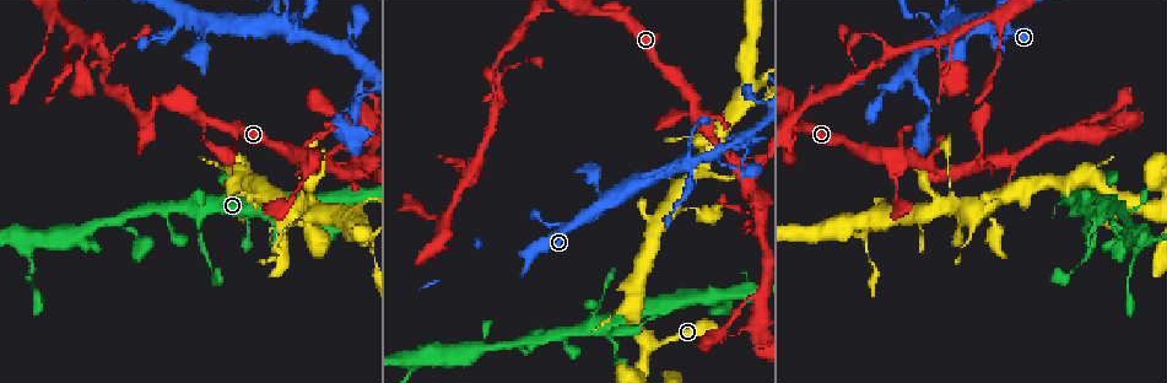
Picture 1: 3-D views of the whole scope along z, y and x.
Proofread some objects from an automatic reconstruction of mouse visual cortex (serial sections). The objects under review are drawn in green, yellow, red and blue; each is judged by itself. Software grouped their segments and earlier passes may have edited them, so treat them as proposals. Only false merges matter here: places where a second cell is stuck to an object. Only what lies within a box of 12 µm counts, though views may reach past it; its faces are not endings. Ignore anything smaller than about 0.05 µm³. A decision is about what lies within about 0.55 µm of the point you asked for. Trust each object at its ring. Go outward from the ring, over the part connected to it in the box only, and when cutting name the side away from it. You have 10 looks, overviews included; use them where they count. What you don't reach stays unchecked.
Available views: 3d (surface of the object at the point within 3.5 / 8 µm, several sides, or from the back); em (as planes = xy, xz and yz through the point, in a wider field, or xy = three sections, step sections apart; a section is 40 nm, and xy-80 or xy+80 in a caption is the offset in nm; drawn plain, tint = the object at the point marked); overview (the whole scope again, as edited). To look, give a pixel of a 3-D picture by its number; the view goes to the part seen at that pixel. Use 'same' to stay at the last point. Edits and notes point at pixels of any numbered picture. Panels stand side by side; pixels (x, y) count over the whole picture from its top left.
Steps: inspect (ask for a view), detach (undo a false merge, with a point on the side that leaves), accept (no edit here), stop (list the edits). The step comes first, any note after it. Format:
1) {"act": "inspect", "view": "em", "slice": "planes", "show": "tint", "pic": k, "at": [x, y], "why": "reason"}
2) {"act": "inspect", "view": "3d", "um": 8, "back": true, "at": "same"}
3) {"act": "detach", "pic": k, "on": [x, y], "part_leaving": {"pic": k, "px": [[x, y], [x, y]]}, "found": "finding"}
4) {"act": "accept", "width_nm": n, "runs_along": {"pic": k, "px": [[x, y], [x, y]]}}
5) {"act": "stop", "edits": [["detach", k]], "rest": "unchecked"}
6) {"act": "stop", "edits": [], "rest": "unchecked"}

{"act": "inspect", "view": "3d", "um": 3.5, "pic": 1, "at": [663, 309], "why": "sharp bend"}

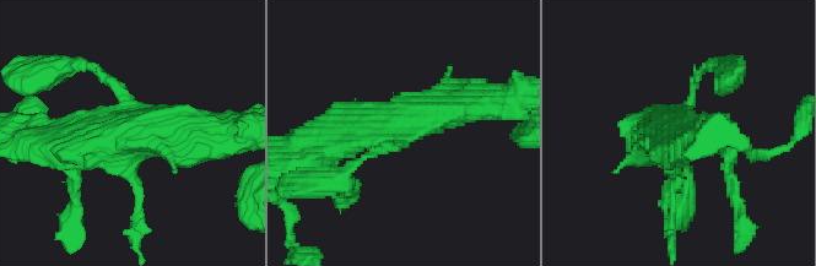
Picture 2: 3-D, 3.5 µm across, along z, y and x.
{"act": "inspect", "view": "em", "slice": "xy", "step": 1, "show": "tint", "pic": 2, "at": [404, 131]}

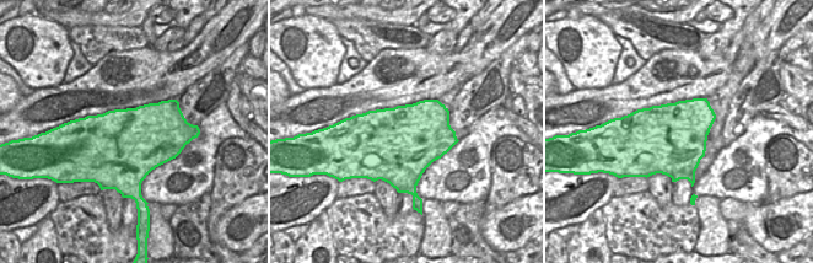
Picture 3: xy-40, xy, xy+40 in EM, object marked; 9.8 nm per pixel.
{"act": "accept", "found": "one cell here"}

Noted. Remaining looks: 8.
{"act": "inspect", "view": "3d", "um": 3.5, "pic": 1, "at": [948, 176], "why": "thin neck"}

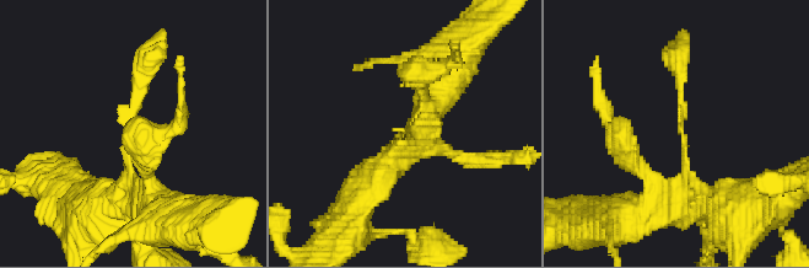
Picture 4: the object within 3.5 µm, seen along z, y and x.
{"act": "inspect", "view": "em", "slice": "planes", "show": "tint", "pic": 4, "at": [683, 130], "why": "shape alone is not enough"}

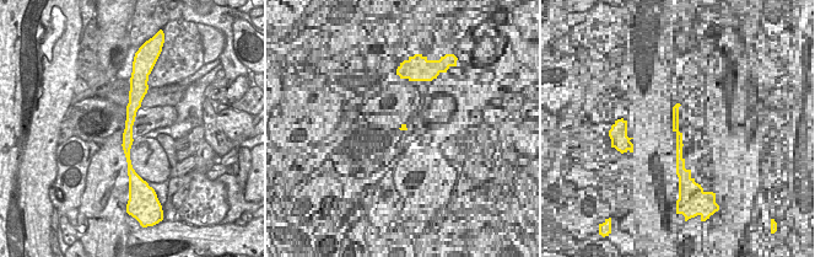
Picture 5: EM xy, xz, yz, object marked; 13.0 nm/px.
{"act": "accept", "runs_along": {"pic": 4, "px": [[704, 207], [685, 173], [675, 57]]}, "found": "all the same cell"}

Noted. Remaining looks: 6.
{"act": "inspect", "view": "3d", "um": 3.5, "pic": 1, "at": [193, 15], "why": "sharp bend"}

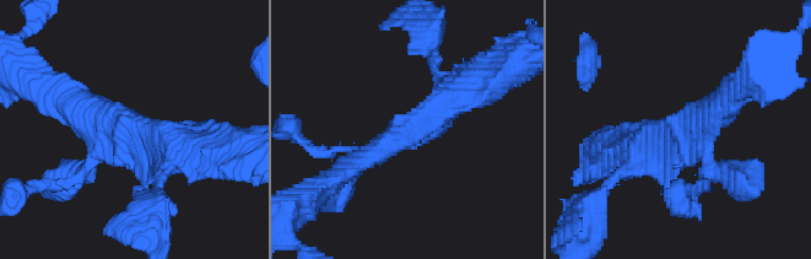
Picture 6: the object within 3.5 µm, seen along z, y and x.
{"act": "inspect", "view": "em", "slice": "planes", "show": "tint", "pic": 6, "at": [136, 131]}

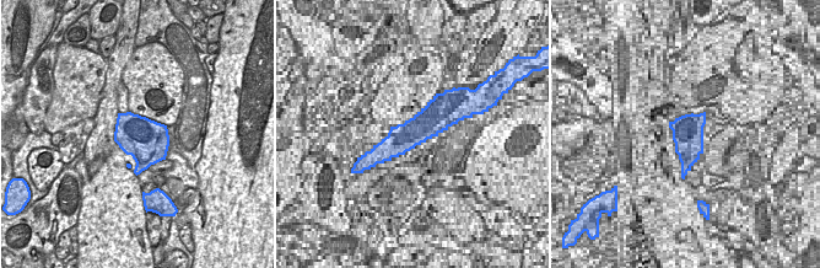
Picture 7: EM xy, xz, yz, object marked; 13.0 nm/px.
{"act": "inspect", "view": "em", "slice": "xy", "step": 5, "show": "tint", "at": "same", "why": "cut it another way"}

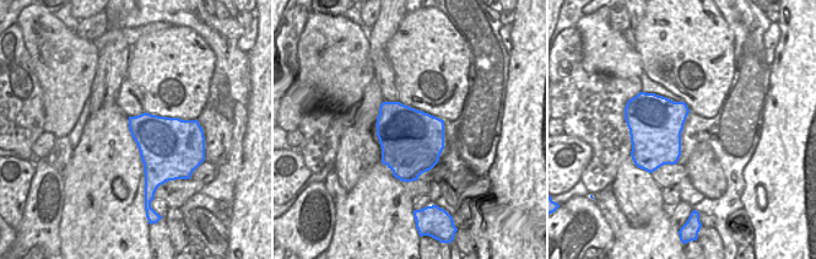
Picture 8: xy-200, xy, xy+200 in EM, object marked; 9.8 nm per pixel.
{"act": "accept", "runs_along": {"pic": 6, "px": [[358, 167], [475, 85]]}, "found": "all the same cell"}

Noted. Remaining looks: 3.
{"act": "inspect", "view": "3d", "um": 3.5, "back": true, "pic": 1, "at": [684, 163], "why": "sudden change in width"}

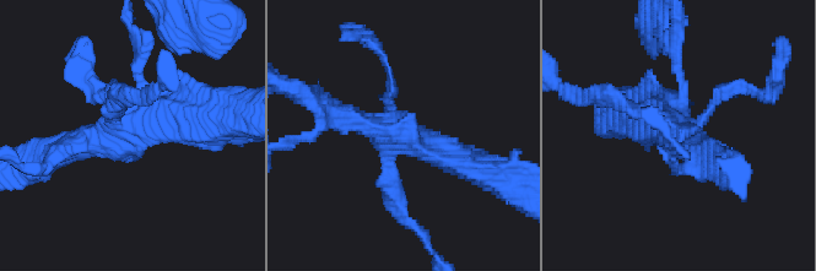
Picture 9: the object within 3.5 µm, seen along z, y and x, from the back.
{"act": "inspect", "view": "em", "slice": "xy", "step": 2, "show": "tint", "pic": 9, "at": [402, 137], "why": "shape alone is not enough"}

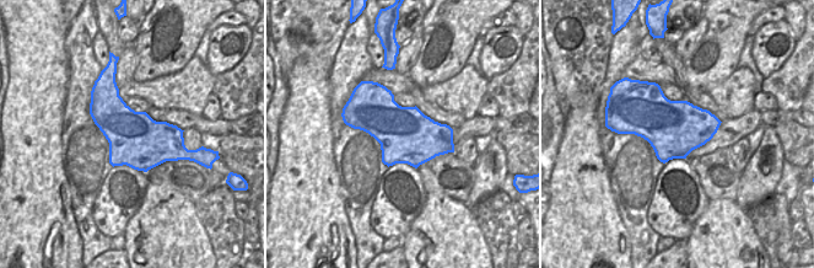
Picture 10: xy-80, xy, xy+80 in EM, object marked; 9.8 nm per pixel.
{"act": "inspect", "view": "em", "slice": "planes", "show": "tint", "at": "same"}

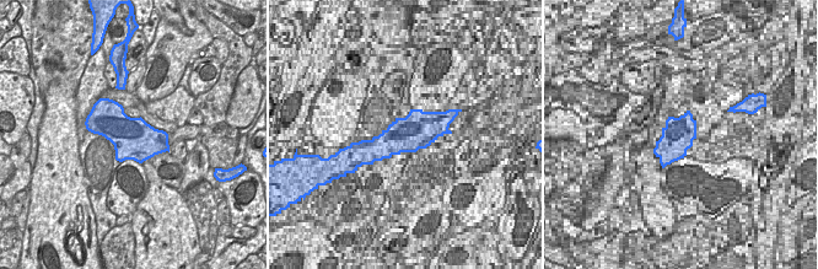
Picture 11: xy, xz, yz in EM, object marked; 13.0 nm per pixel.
{"act": "accept", "width_nm": 550, "runs_along": {"pic": 9, "px": [[473, 164], [329, 112]]}, "found": "continuous, no second cell"}

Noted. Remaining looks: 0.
{"act": "stop", "edits": [], "rest": "unchecked"}

